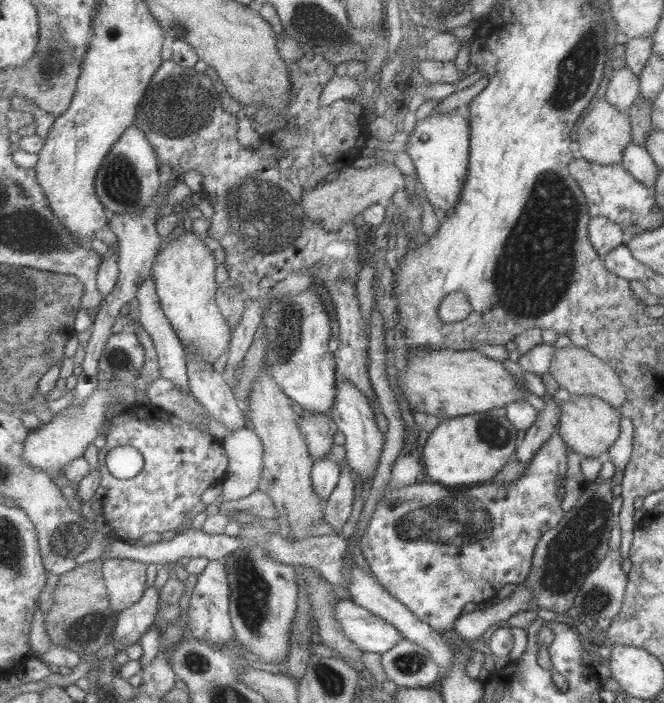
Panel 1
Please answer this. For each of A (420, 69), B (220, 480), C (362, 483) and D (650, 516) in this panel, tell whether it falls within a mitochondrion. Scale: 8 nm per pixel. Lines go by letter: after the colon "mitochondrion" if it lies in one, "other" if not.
A: other
B: other
C: other
D: other

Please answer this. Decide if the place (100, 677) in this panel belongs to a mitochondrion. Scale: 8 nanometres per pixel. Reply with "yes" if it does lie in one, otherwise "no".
no

